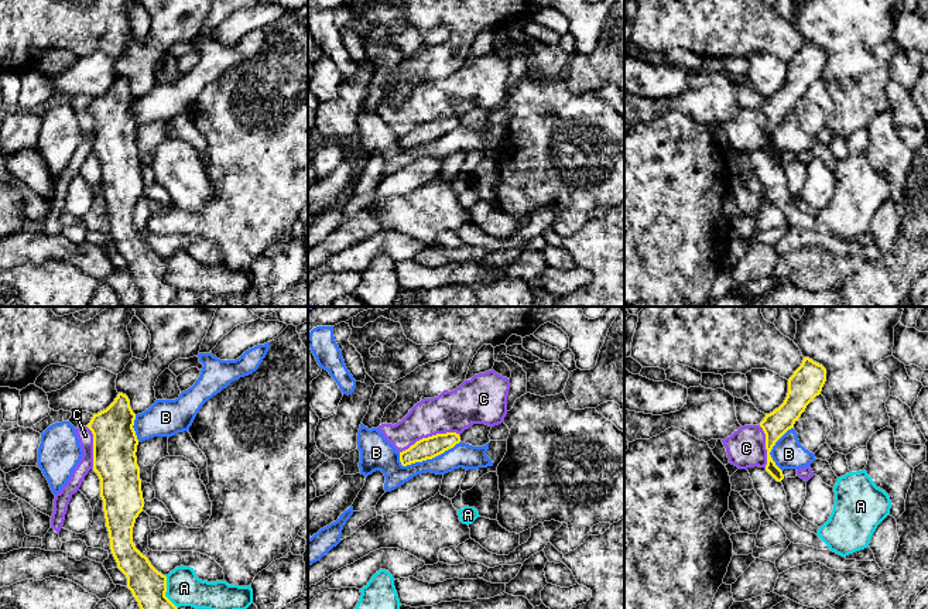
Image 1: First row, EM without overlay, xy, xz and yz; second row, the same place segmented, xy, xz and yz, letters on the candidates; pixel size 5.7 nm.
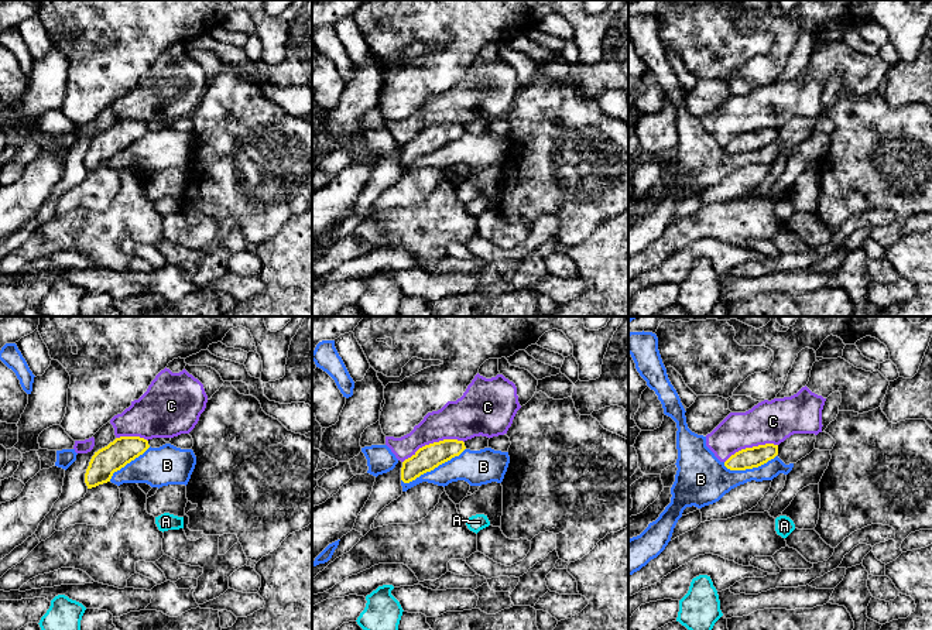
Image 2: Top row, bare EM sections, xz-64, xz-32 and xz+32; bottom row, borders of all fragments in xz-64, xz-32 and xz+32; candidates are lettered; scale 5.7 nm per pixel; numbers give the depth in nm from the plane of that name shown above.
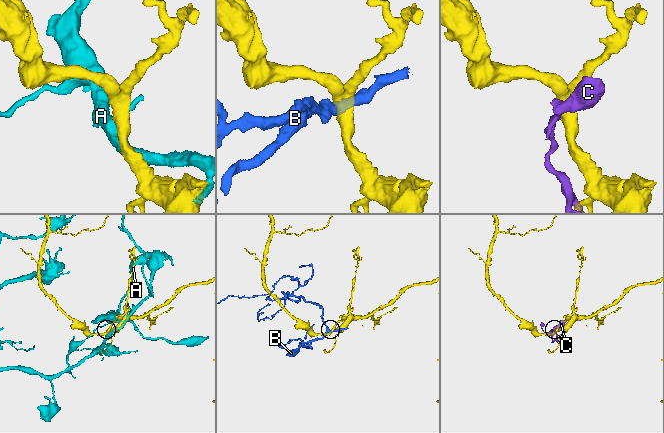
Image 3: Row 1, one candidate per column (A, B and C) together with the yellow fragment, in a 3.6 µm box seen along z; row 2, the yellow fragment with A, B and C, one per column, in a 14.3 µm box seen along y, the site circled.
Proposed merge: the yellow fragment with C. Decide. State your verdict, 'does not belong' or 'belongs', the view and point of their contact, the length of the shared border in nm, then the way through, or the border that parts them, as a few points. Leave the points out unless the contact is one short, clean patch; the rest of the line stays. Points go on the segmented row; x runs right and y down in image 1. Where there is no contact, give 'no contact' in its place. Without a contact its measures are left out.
belongs | xz (430, 437) | 360 nm

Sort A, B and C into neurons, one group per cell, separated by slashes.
A / B / C

